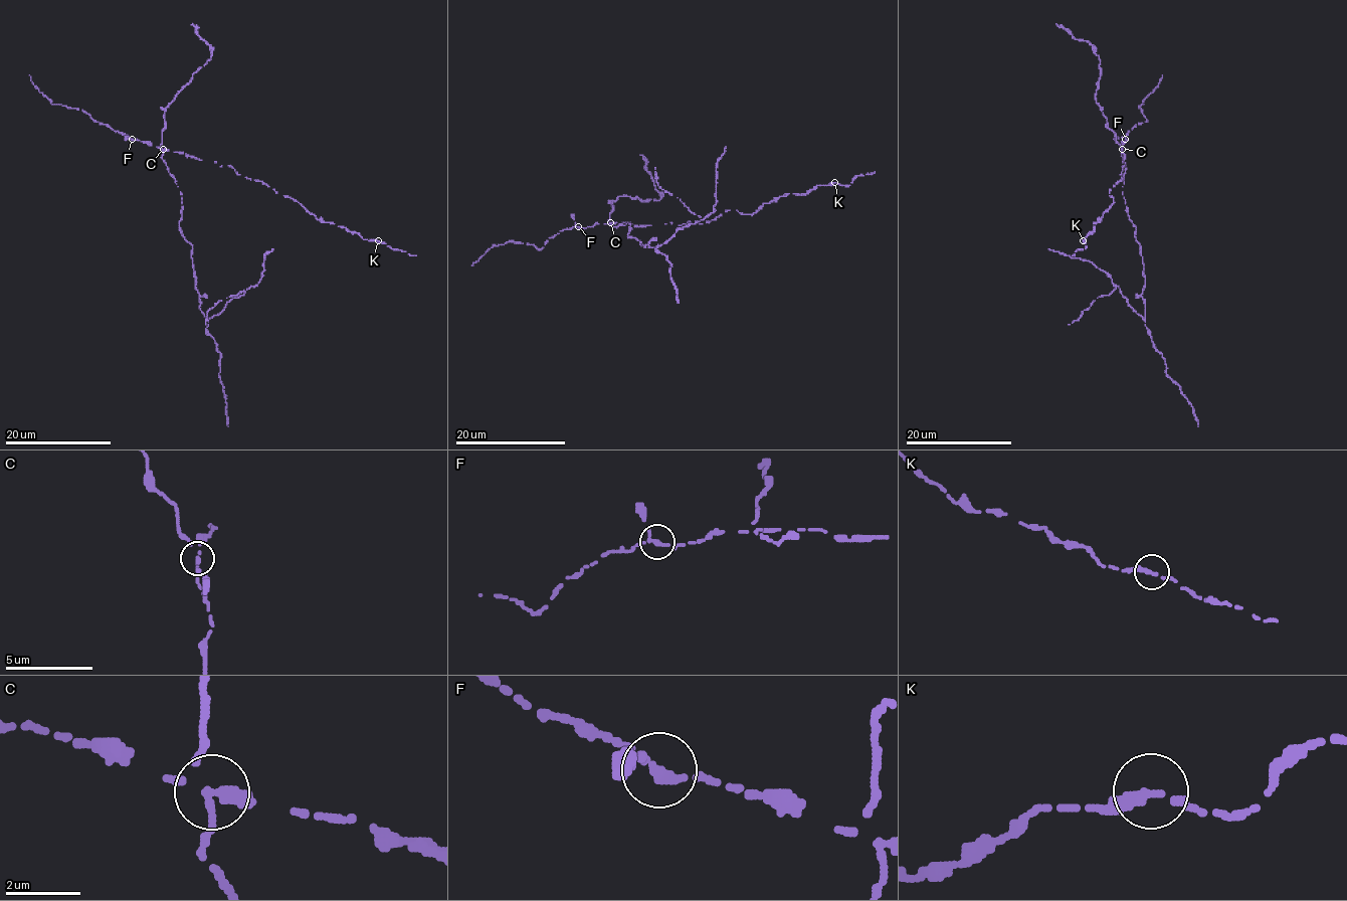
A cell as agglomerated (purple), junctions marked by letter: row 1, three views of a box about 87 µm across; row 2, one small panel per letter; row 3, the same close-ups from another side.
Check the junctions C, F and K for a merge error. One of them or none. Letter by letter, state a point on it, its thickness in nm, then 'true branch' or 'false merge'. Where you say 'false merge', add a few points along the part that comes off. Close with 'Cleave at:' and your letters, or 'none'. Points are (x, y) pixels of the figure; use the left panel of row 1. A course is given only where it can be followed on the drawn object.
C: at (163, 149); 260 nm thick; false merge; foreign part runs (163, 149), (182, 194), (180, 232), (192, 246), (205, 316), (255, 286), (263, 255), (273, 248)
F: at (132, 139); 240 nm thick; true branch
K: at (378, 240); 260 nm thick; true branch
Cleave at: C

